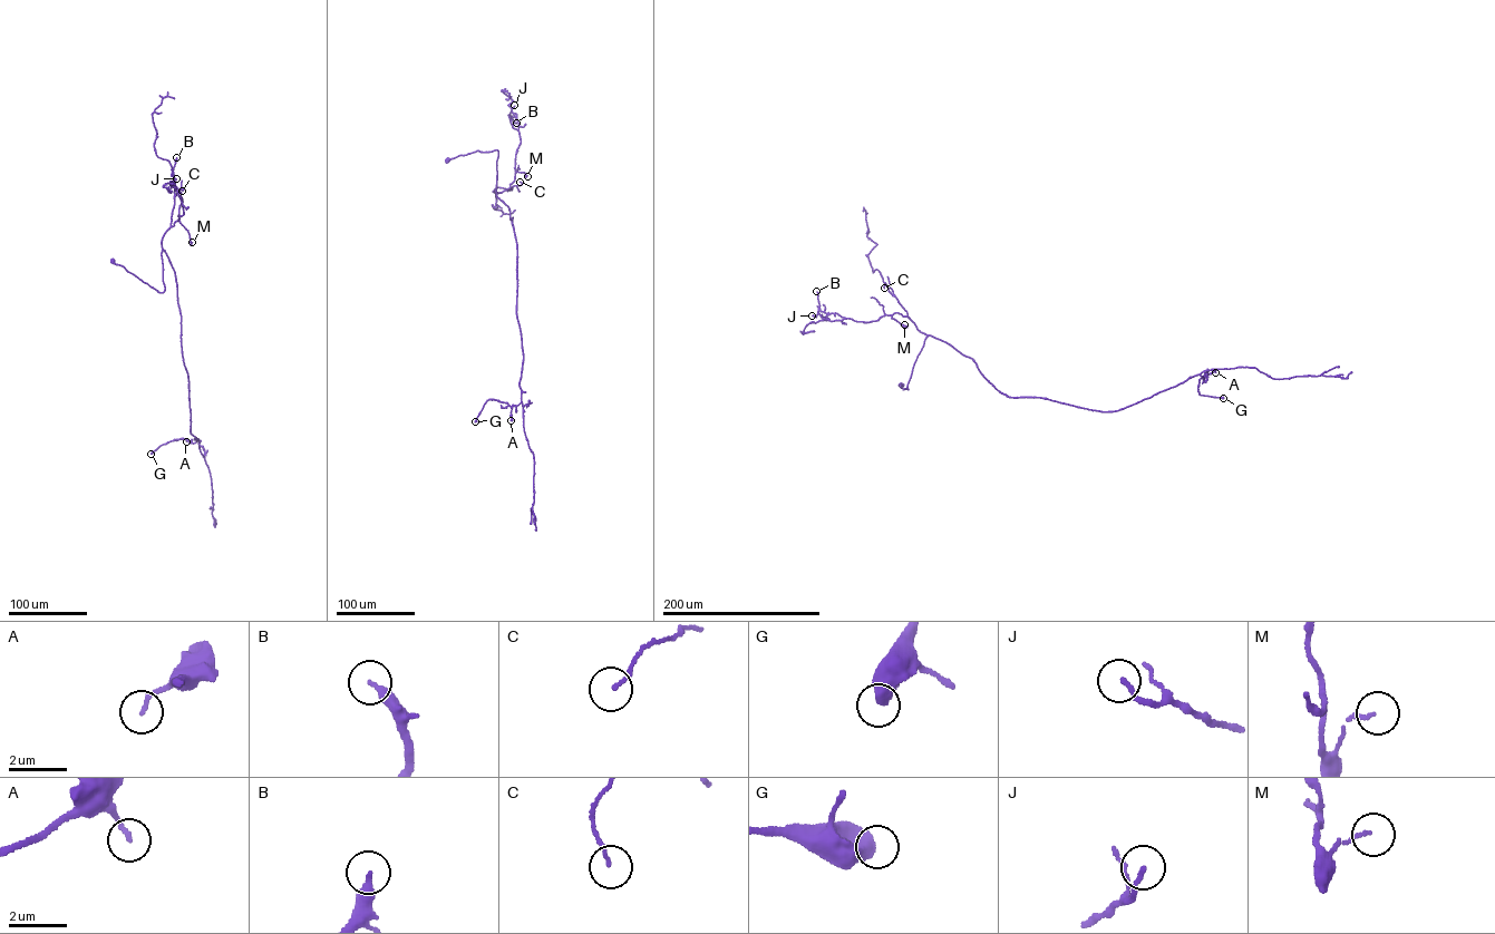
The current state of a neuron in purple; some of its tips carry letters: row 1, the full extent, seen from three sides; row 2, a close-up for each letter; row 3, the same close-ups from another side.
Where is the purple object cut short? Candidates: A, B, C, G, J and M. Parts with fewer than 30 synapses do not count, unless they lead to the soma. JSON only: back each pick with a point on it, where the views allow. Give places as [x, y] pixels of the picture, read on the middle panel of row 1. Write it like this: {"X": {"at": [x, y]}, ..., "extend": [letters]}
{"extend": []}

